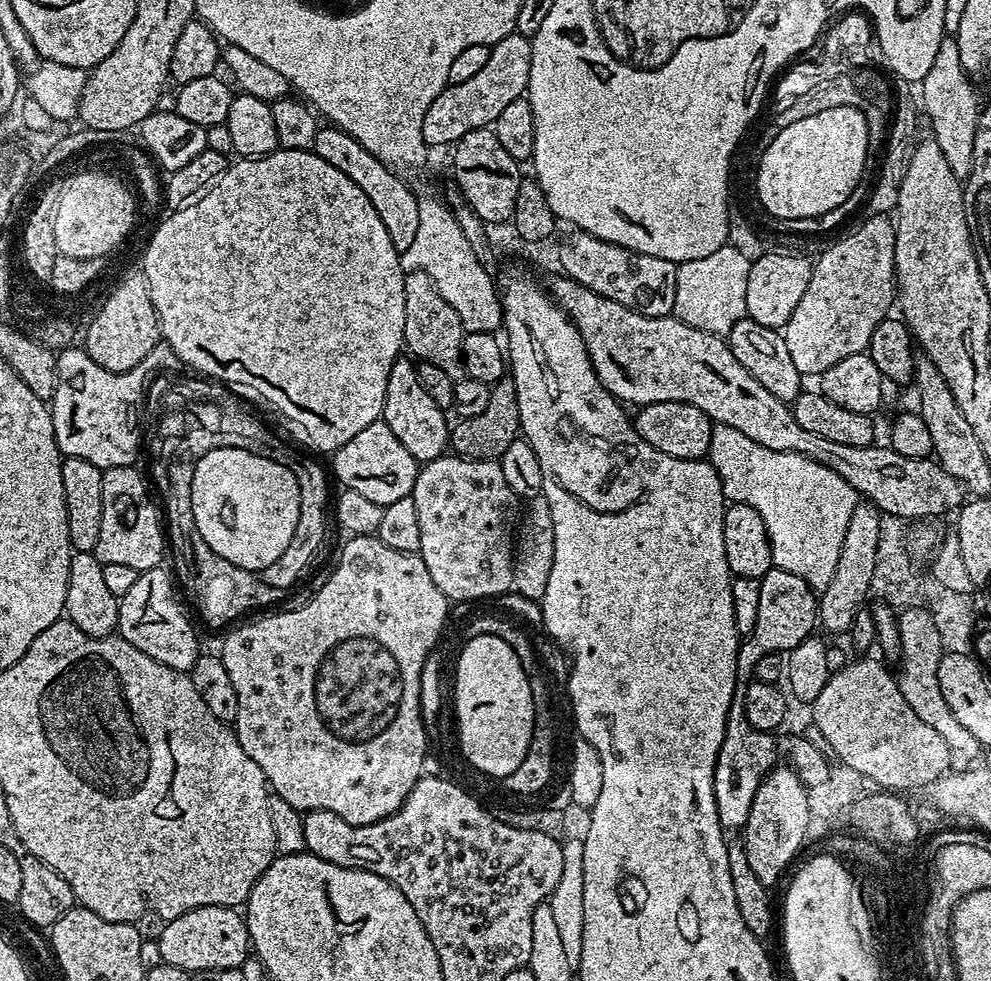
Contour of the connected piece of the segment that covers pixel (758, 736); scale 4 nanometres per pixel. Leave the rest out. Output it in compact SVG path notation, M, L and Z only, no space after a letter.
M732 703L714 770L714 798L718 806L718 818L724 829L743 829L754 802L754 794L758 794L758 786L762 786L762 782L777 764L775 742L772 738L766 738L765 733L754 730L750 722L746 722L743 703Z

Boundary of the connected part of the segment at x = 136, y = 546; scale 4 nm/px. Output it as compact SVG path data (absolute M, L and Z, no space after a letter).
M118 466L117 468L106 468L103 469L104 477L102 478L102 531L99 532L98 534L98 546L96 547L94 555L98 558L98 562L100 564L106 565L109 564L110 566L131 566L132 569L138 570L139 572L145 572L146 570L150 570L151 568L159 568L161 565L165 563L164 561L164 556L166 560L166 525L165 521L162 519L162 512L161 509L158 507L157 501L154 499L152 501L152 496L150 493L148 493L148 484L146 481L144 481L144 476L142 473L139 472L139 467L133 466L131 468L127 468L126 466Z

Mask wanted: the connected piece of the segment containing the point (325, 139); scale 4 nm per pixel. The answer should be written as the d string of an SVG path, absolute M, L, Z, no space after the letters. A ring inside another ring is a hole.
M320 126L316 129L314 146L311 151L318 154L334 170L342 170L366 198L370 198L370 206L378 210L378 218L382 218L382 226L386 226L386 234L390 234L390 242L394 242L397 250L405 252L410 250L410 245L414 243L416 231L418 231L418 202L416 201L417 193L411 192L402 181L399 180L397 173L388 165L384 164L362 142L358 142L350 134L346 134L342 129L335 126Z

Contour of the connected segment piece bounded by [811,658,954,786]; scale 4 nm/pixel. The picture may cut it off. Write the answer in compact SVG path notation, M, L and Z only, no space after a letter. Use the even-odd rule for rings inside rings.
M866 658L849 661L838 672L831 673L826 686L811 703L813 724L820 728L826 742L834 748L837 761L871 776L879 785L904 782L906 762L948 762L954 757L946 741L932 727L919 719L900 690L897 677L878 660Z

